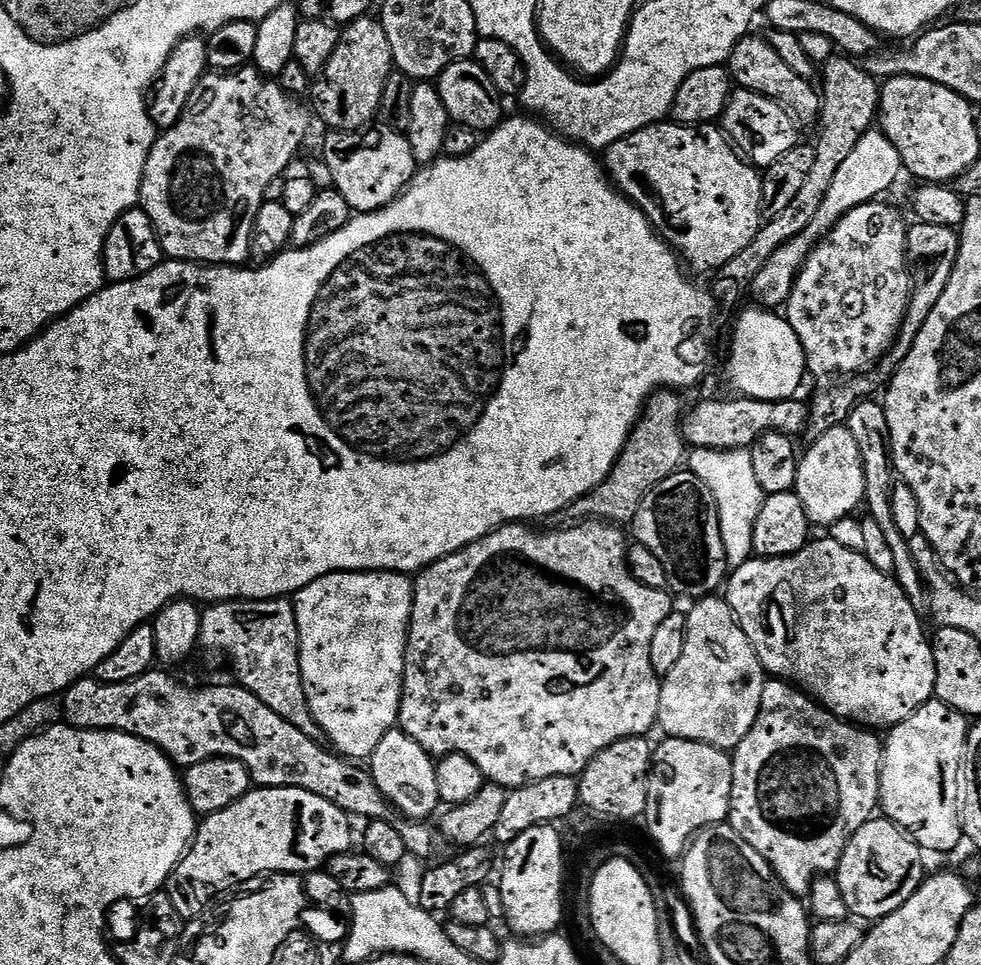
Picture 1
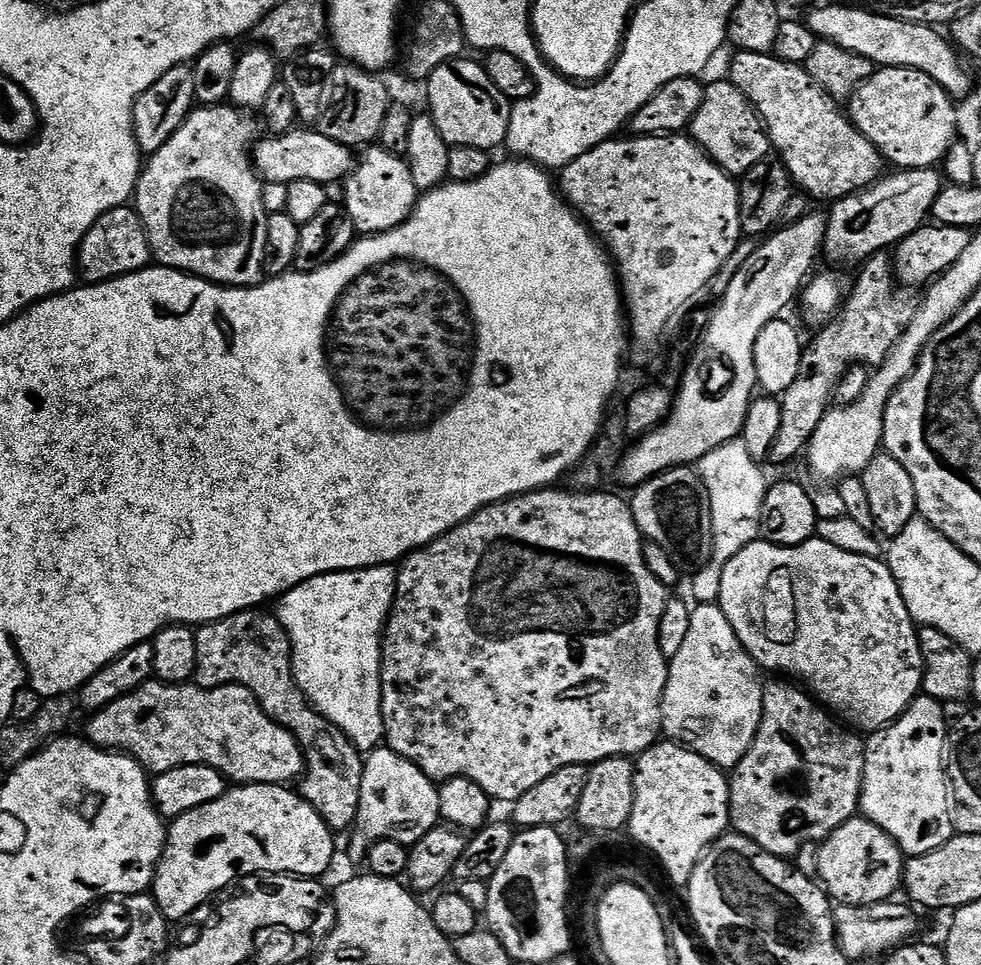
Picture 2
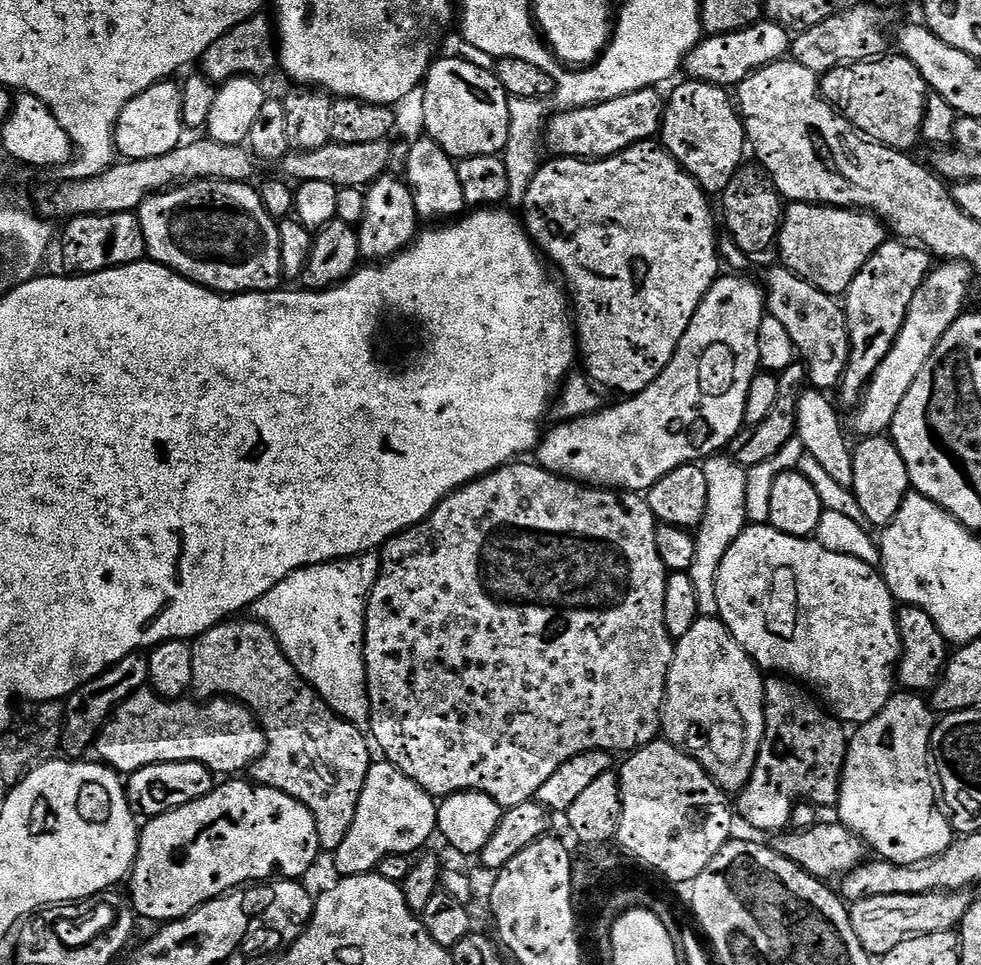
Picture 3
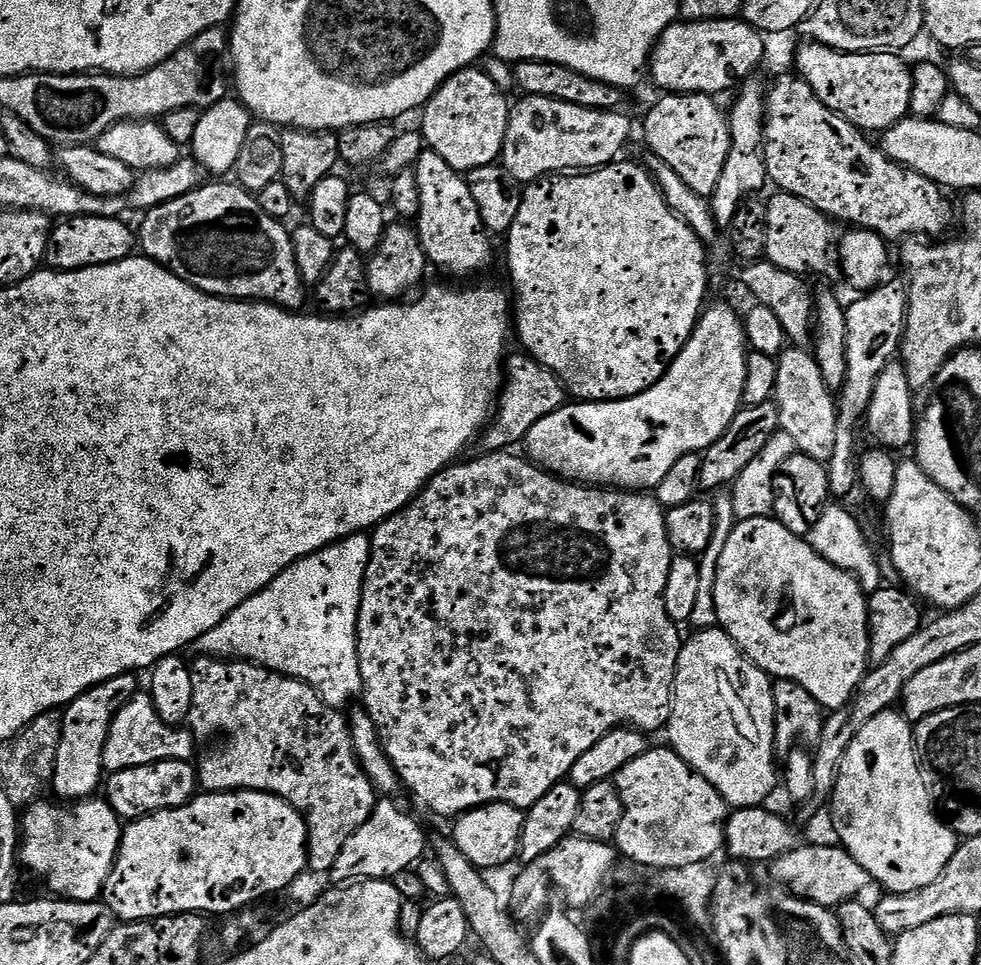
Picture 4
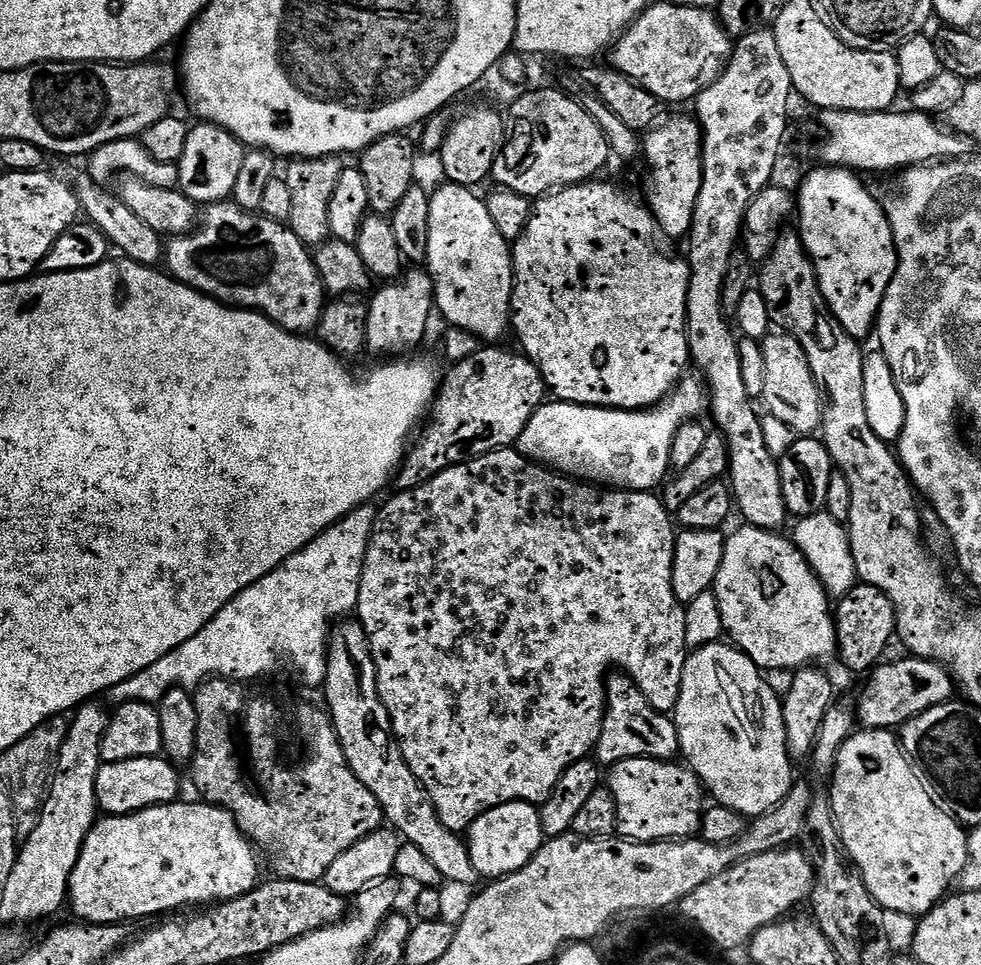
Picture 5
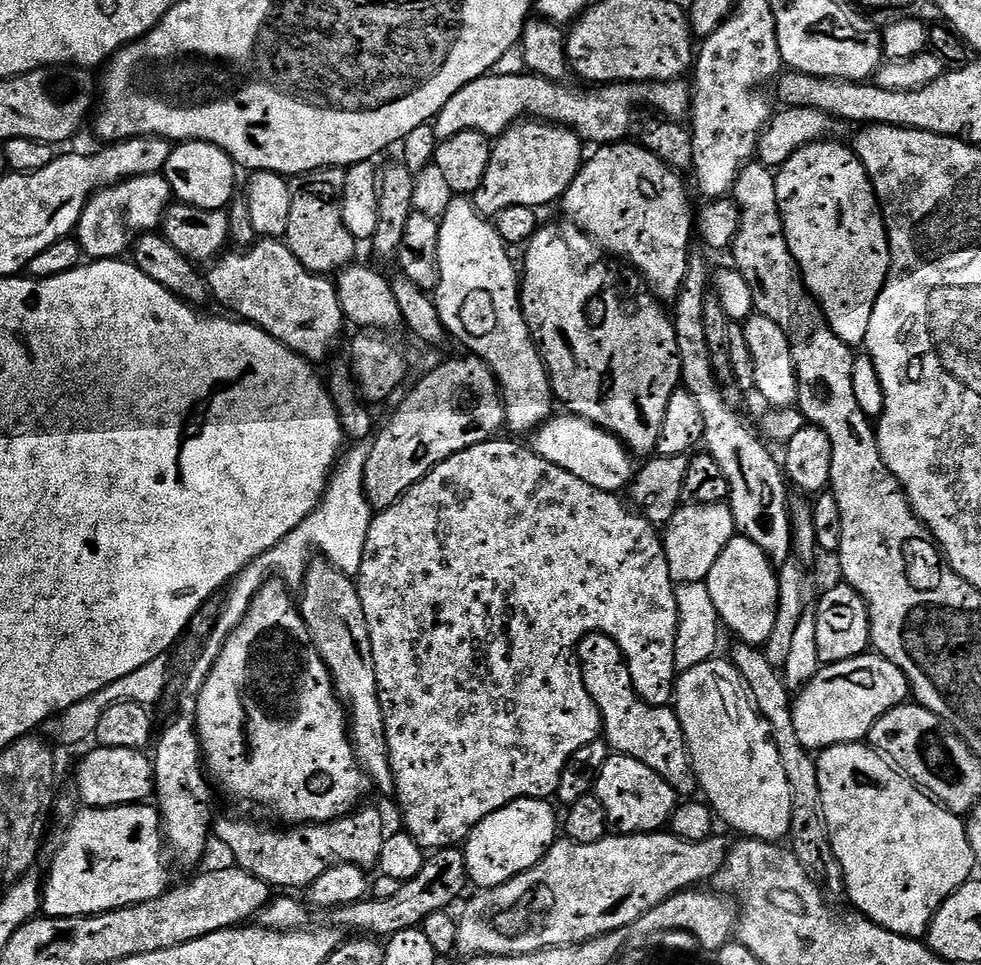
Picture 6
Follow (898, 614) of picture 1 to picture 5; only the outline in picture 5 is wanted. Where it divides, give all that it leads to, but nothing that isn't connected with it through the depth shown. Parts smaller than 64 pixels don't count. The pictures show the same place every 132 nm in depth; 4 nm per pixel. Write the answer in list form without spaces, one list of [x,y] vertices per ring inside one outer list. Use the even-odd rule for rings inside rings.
[[[743,526],[724,542],[722,566],[718,566],[714,591],[727,639],[756,663],[761,670],[792,668],[799,670],[837,655],[836,622],[830,611],[830,597],[812,572],[804,555],[776,530]]]

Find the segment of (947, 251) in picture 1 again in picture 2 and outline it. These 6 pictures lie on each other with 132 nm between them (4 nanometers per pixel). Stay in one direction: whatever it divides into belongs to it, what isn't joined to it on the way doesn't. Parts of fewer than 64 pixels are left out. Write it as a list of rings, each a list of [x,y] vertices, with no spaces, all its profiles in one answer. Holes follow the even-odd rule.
[[[887,251],[875,252],[859,265],[860,273],[856,276],[856,289],[851,289],[838,315],[831,322],[824,325],[815,333],[812,341],[803,345],[798,366],[798,378],[790,382],[790,386],[779,397],[782,410],[782,430],[778,430],[778,438],[772,447],[771,463],[788,464],[805,455],[810,438],[814,438],[814,430],[818,430],[818,422],[830,411],[836,387],[844,373],[850,366],[867,366],[875,370],[884,363],[890,350],[900,341],[900,335],[914,318],[916,313],[917,297],[911,291],[901,290],[894,283],[894,260]]]

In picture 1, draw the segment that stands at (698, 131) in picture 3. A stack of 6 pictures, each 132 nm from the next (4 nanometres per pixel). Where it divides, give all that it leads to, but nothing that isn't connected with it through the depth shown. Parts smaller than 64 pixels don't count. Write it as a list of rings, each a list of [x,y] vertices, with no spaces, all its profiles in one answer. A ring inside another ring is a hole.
[[[737,87],[728,100],[722,117],[722,131],[728,137],[733,148],[757,169],[770,167],[786,150],[795,148],[797,121],[787,108],[783,108],[777,100],[771,100],[757,92]]]

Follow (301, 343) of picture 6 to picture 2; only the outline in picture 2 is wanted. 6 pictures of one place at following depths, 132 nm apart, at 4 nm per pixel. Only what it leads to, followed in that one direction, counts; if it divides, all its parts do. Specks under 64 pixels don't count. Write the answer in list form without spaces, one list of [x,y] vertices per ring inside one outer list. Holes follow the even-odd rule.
[[[228,102],[193,107],[187,120],[174,134],[174,138],[170,138],[170,142],[166,142],[166,146],[162,146],[162,150],[151,153],[147,157],[140,174],[140,180],[136,184],[134,207],[136,213],[140,215],[140,221],[144,223],[144,229],[148,235],[148,245],[152,247],[152,255],[157,265],[176,268],[179,272],[187,272],[189,276],[200,276],[204,280],[210,280],[214,284],[222,284],[230,288],[250,288],[265,279],[264,263],[268,249],[266,226],[270,214],[264,208],[262,202],[264,184],[253,165],[251,155],[249,155],[250,149],[258,140],[256,131],[262,128],[261,121],[257,117],[256,121],[252,116],[255,115],[249,114],[245,109],[237,108]]]

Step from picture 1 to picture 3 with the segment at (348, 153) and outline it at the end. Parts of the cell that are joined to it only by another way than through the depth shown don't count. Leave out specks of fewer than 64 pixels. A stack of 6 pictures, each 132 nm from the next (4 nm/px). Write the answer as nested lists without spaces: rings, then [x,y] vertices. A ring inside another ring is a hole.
[[[385,174],[369,184],[366,198],[366,214],[360,220],[360,254],[365,261],[383,262],[400,255],[415,241],[422,228],[422,221],[414,206],[412,189],[401,177]]]

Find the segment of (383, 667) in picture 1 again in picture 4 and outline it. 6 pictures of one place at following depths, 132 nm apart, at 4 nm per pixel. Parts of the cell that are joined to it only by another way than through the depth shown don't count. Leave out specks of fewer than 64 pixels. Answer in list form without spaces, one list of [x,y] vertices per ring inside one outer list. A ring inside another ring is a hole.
[[[367,535],[347,536],[334,542],[297,564],[292,564],[284,572],[267,584],[261,592],[246,598],[214,630],[202,634],[194,645],[201,656],[214,656],[221,660],[246,660],[249,664],[260,664],[272,672],[281,672],[308,684],[322,698],[322,702],[337,710],[347,709],[352,699],[361,695],[364,680],[360,676],[356,627],[360,613],[360,599],[364,589],[364,575],[370,562],[372,541]]]

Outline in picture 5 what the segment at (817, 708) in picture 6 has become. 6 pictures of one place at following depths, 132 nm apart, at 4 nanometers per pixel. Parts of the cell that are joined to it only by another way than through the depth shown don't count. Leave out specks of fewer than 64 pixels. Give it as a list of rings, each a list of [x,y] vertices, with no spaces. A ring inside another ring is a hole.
[[[907,659],[896,660],[893,664],[881,663],[871,669],[867,677],[868,685],[860,696],[860,708],[858,707],[858,720],[865,729],[899,729],[910,718],[953,699],[954,681],[945,665],[935,660]]]

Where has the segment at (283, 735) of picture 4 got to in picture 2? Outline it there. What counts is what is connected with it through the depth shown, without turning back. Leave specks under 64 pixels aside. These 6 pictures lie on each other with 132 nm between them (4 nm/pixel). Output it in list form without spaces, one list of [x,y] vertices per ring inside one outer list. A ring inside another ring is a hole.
[[[268,610],[236,612],[212,624],[201,624],[196,634],[195,683],[201,688],[221,688],[237,684],[248,688],[271,720],[276,720],[296,736],[304,752],[306,769],[298,791],[326,821],[333,833],[347,833],[355,825],[365,757],[325,716],[304,697],[292,677],[292,639],[280,620]]]

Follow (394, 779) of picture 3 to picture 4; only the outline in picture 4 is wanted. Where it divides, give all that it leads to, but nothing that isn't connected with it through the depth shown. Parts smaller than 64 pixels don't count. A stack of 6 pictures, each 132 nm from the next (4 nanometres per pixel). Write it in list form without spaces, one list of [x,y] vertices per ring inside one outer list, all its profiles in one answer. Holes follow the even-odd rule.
[[[377,799],[376,809],[373,810],[372,817],[358,829],[354,834],[354,838],[350,838],[350,842],[346,842],[346,846],[342,846],[342,854],[338,854],[338,862],[334,862],[332,867],[331,879],[336,879],[336,882],[392,880],[399,872],[407,872],[413,866],[419,865],[422,857],[425,855],[424,828],[410,813],[403,812],[392,800],[395,799]]]

